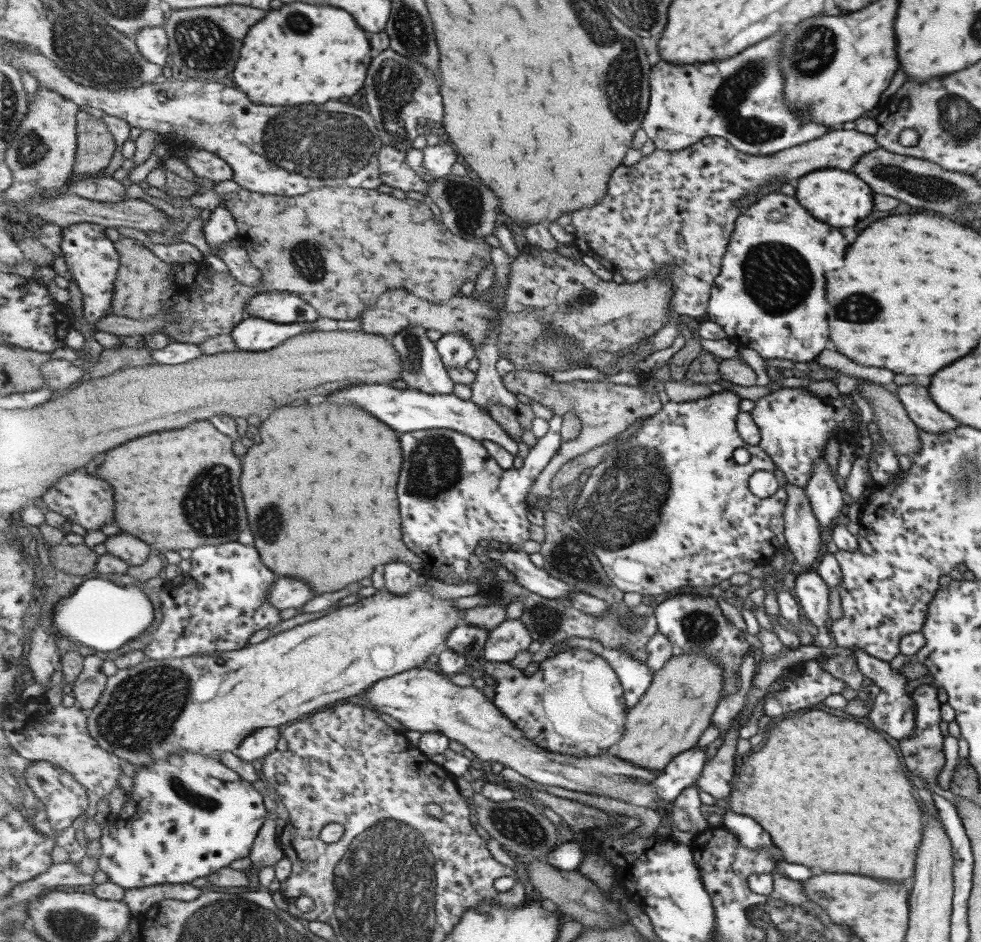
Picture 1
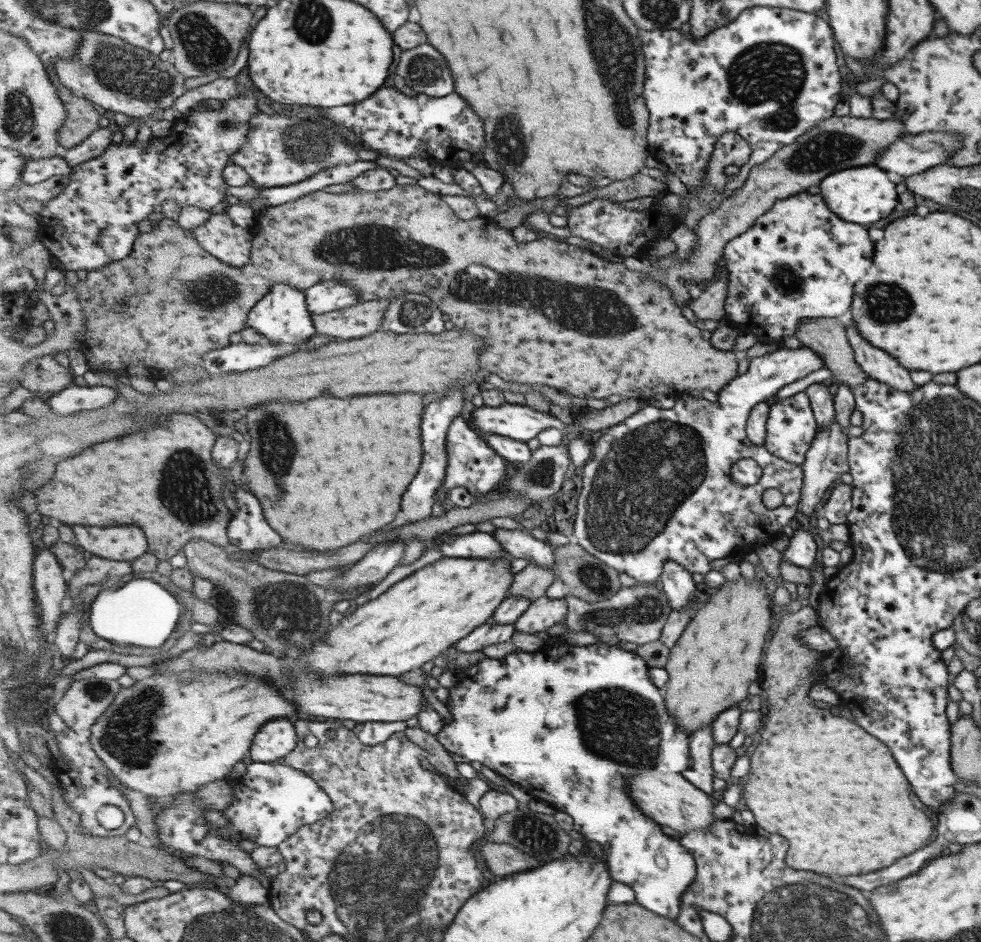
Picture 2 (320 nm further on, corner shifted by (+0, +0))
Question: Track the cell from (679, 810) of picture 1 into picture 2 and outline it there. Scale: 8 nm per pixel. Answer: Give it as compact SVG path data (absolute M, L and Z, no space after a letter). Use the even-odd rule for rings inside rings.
M713 724L701 728L691 735L690 751L692 756L692 766L685 775L692 783L695 783L701 790L707 791L711 795L716 795L713 790L713 778L717 776L712 765L712 752L717 746L715 736L713 736Z

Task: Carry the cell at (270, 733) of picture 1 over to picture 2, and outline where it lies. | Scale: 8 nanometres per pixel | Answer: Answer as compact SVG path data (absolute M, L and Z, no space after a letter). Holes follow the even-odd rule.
M281 717L269 721L253 738L253 746L249 756L253 762L273 763L284 759L290 752L296 750L297 736L295 719Z

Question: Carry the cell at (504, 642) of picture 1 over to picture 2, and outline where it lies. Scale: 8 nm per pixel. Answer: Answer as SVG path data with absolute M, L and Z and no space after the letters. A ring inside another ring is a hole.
M549 596L534 600L528 611L516 622L516 632L537 633L559 624L569 612L568 600L553 599Z

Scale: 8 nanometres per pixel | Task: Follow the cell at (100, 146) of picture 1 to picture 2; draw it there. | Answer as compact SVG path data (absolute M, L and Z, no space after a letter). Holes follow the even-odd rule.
M63 86L58 88L58 92L68 111L58 136L60 144L69 150L83 143L99 128L101 114L95 106L91 106L89 99L77 94L73 89Z

